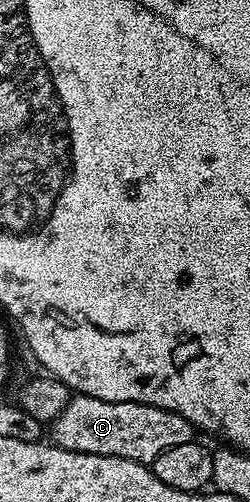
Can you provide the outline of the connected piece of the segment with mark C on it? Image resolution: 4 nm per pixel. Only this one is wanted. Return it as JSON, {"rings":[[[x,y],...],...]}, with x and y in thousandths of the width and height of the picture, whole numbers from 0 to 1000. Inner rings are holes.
{"rings":[[[284,787],[272,809],[216,839],[212,882],[256,896],[512,912],[588,928],[688,888],[736,888],[780,875],[784,855],[688,817],[544,801],[416,801],[364,789]]]}

